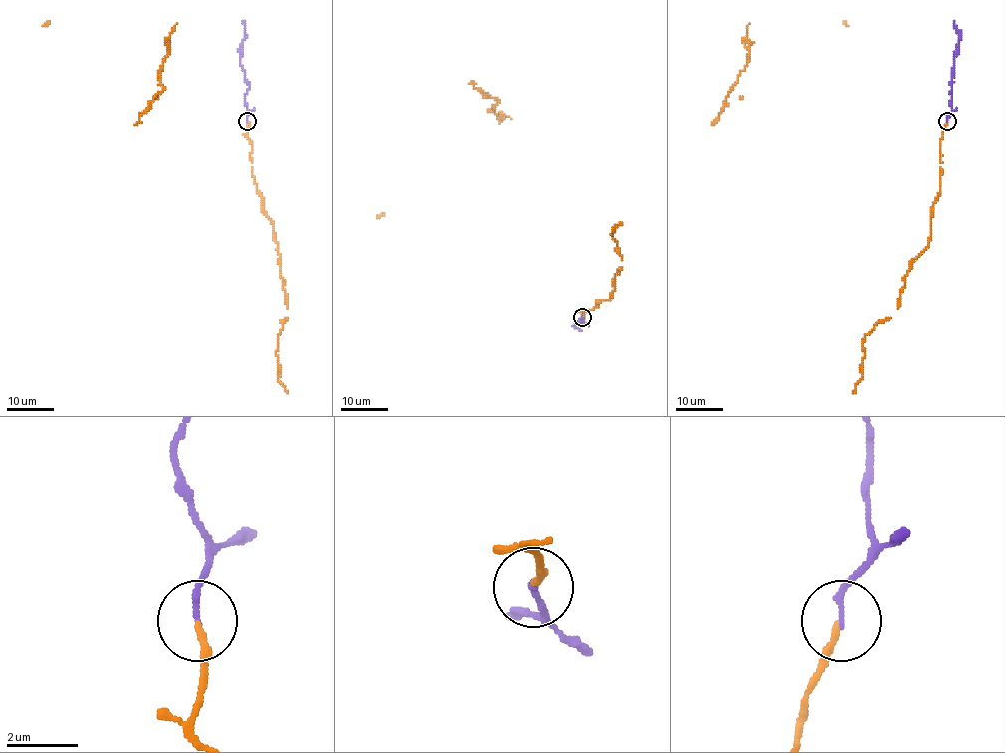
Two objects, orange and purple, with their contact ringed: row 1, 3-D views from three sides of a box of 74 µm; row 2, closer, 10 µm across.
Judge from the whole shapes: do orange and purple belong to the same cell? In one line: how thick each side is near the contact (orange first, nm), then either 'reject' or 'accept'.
160/170 nm | accept

